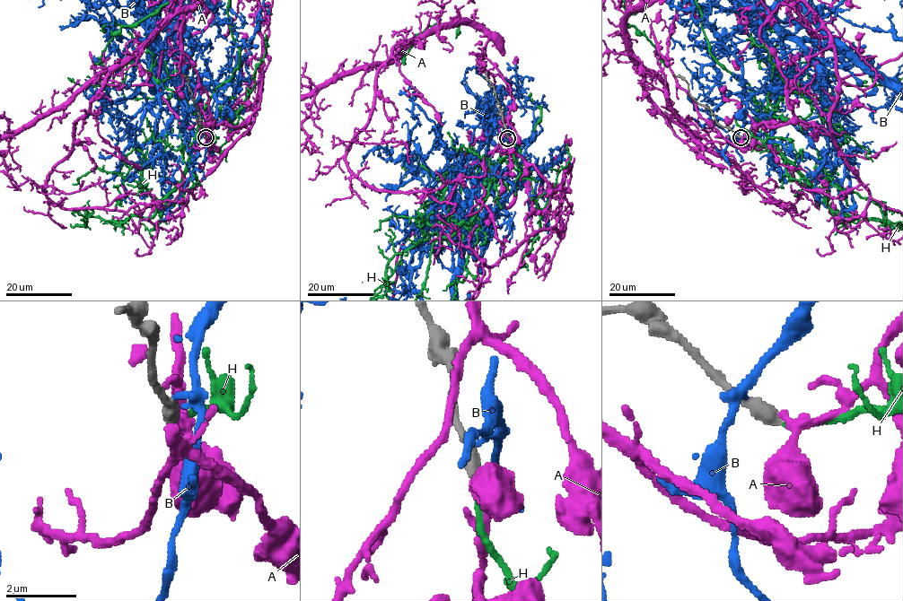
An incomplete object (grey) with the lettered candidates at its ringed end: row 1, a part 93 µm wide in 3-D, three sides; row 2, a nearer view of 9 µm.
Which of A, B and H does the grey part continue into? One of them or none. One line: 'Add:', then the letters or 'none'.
Add: H

